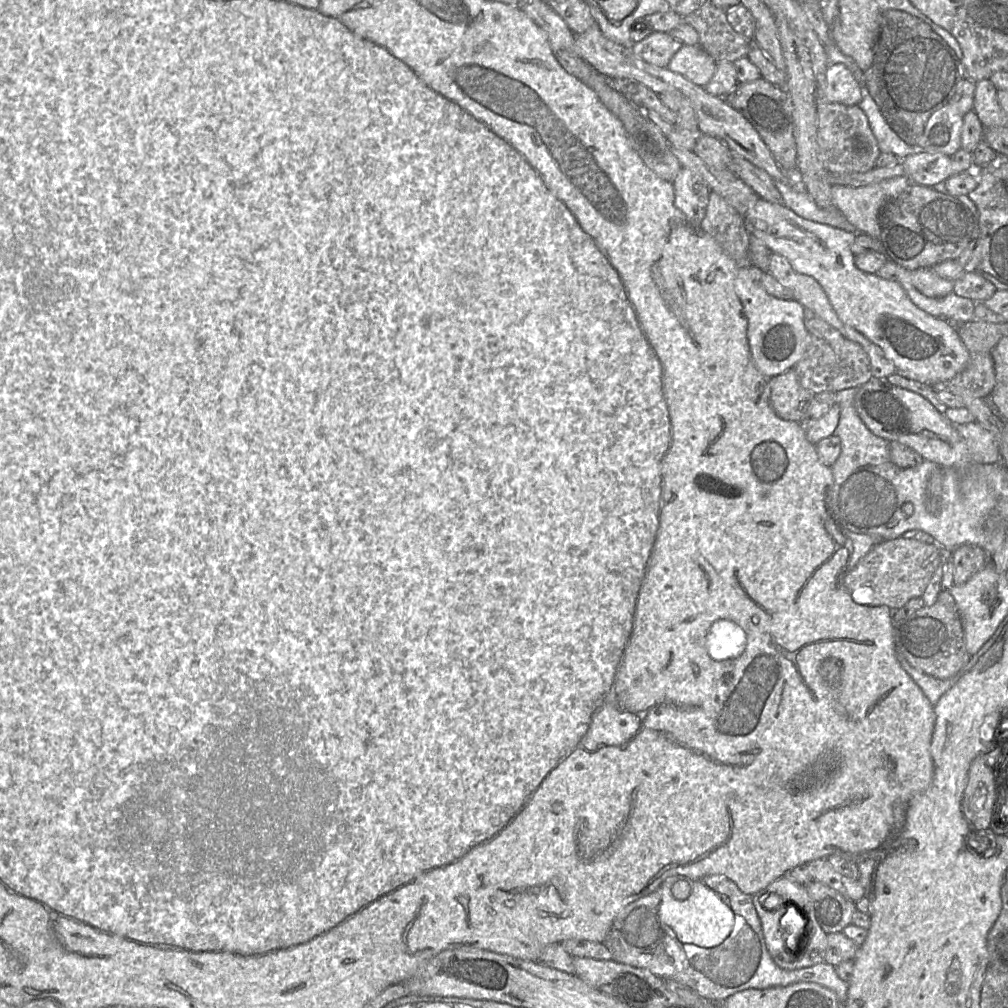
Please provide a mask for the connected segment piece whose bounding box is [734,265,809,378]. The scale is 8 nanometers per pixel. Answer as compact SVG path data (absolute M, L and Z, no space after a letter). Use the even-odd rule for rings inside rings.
M739 265L734 285L747 317L748 345L758 371L764 377L771 378L792 369L809 344L809 334L804 325L804 307L794 299L781 300L770 296L753 279L749 265Z

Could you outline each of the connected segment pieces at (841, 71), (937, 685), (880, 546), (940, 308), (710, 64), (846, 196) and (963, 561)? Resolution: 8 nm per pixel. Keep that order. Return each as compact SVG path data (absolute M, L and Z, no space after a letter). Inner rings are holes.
M830 64L826 70L823 98L845 106L858 105L862 99L861 85L844 64Z
M896 647L896 657L901 664L902 668L910 675L914 682L922 689L923 693L929 699L930 703L935 706L941 696L946 693L954 684L959 680L959 678L964 674L964 672L959 672L954 677L940 680L927 675L913 666L906 660L902 652Z
M899 537L876 544L852 570L845 572L842 586L850 592L858 604L865 606L884 605L890 609L899 609L909 600L924 594L933 573L941 563L942 558L937 543L927 544L914 539Z
M890 259L887 262L895 266L897 282L903 287L910 300L921 310L933 317L959 324L974 320L976 302L960 297L953 291L943 298L930 298L920 293L911 282L911 271Z
M699 44L682 47L672 57L668 68L693 83L705 87L713 77L718 62Z
M907 176L893 177L863 187L832 185L832 203L859 233L880 239L879 215L892 199L911 185Z
M966 544L952 552L954 585L961 585L987 565L986 552L979 546Z

